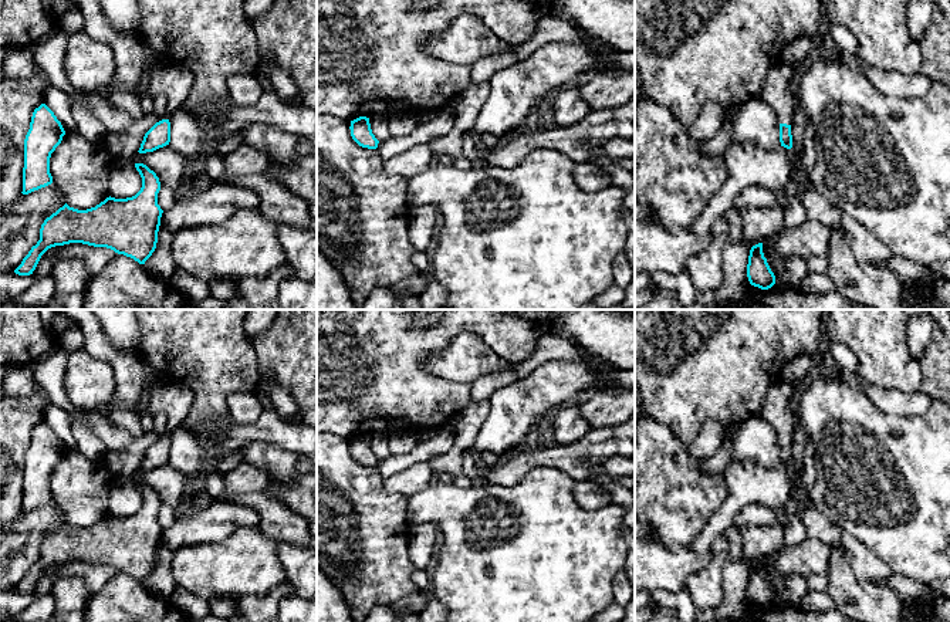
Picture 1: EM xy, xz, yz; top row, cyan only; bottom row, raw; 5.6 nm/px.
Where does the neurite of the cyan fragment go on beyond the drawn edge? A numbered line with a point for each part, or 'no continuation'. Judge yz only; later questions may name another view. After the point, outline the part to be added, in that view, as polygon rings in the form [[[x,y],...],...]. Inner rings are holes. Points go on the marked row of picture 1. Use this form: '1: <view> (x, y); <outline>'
1: yz (776, 93); [[[781,58],[774,64],[765,77],[765,82],[761,91],[761,98],[770,104],[780,124],[792,125],[792,97],[788,91],[790,81],[794,74],[794,62]]]

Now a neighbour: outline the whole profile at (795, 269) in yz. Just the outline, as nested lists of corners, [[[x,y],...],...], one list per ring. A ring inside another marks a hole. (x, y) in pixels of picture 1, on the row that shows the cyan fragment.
[[[792,257],[785,264],[785,271],[775,277],[775,287],[778,288],[801,288],[801,281],[809,274],[805,258]]]

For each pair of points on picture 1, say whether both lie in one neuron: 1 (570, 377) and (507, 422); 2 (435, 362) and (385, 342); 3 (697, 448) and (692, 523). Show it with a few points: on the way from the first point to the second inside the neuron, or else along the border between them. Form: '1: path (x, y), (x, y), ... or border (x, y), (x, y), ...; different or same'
1: path (554, 384), (536, 394), (523, 406); same
2: border (453, 338), (423, 361), (422, 368), (428, 374); different
3: border (686, 449), (702, 460); different

